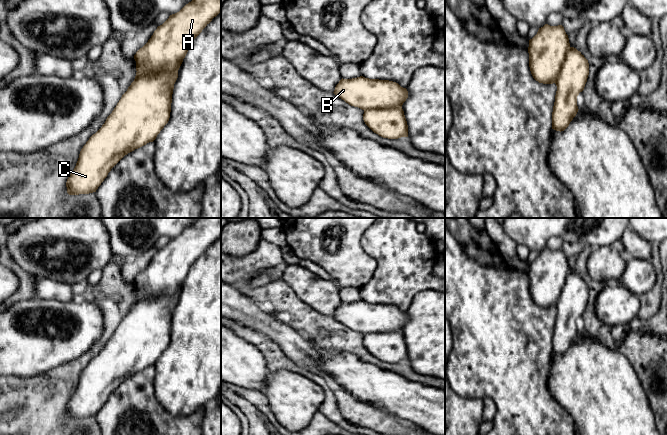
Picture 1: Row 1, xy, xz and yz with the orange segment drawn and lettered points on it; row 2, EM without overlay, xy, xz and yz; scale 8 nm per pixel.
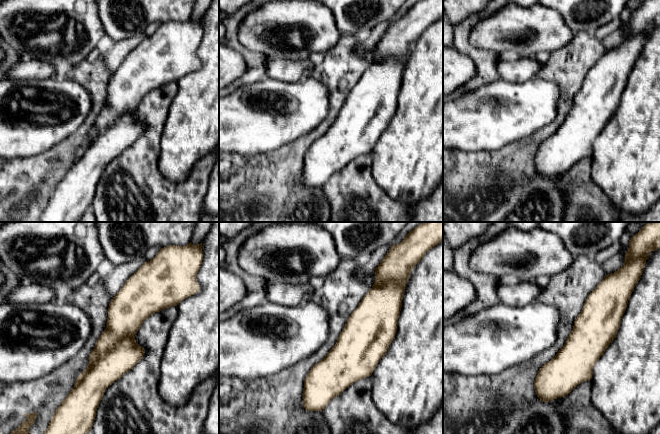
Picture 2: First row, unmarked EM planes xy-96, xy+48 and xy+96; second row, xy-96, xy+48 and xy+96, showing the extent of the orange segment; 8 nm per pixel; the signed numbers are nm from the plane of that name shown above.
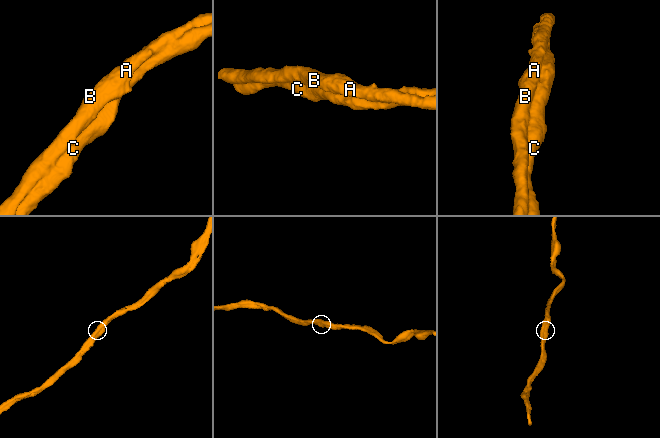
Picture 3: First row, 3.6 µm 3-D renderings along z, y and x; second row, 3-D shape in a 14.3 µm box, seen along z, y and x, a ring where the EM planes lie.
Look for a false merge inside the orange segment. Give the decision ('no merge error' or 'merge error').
no merge error

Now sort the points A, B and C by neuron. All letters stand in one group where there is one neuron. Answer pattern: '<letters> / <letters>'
A B C

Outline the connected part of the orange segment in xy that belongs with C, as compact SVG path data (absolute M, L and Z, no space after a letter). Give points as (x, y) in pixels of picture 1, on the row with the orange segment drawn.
M192 0L179 12L170 15L162 25L158 26L148 42L136 52L134 55L137 71L135 79L122 95L102 127L89 138L81 149L76 166L66 182L67 193L69 195L96 192L111 169L125 155L156 139L157 135L169 121L174 84L178 78L178 70L183 59L193 40L220 12L221 0Z

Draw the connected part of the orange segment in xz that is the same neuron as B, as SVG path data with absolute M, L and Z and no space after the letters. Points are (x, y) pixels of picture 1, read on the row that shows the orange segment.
M363 76L341 79L333 92L351 106L364 111L365 124L383 138L408 137L408 125L402 109L408 91L389 80Z

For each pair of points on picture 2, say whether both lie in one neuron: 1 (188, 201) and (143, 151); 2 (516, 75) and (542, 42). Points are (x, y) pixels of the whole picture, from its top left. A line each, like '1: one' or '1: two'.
1: one
2: two

